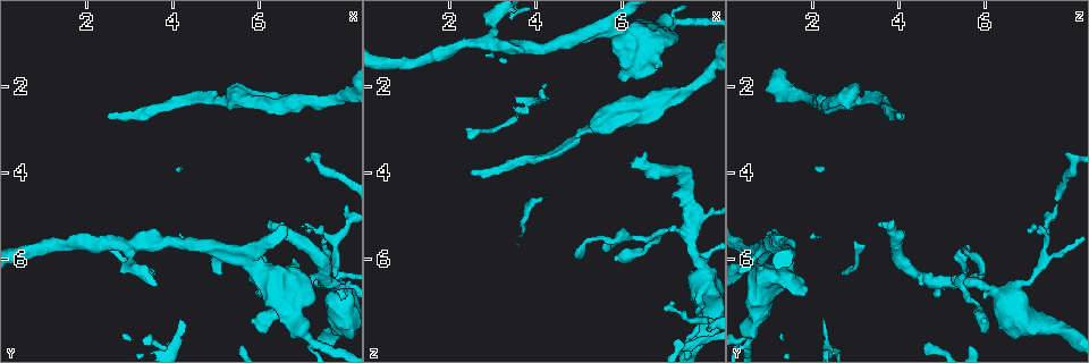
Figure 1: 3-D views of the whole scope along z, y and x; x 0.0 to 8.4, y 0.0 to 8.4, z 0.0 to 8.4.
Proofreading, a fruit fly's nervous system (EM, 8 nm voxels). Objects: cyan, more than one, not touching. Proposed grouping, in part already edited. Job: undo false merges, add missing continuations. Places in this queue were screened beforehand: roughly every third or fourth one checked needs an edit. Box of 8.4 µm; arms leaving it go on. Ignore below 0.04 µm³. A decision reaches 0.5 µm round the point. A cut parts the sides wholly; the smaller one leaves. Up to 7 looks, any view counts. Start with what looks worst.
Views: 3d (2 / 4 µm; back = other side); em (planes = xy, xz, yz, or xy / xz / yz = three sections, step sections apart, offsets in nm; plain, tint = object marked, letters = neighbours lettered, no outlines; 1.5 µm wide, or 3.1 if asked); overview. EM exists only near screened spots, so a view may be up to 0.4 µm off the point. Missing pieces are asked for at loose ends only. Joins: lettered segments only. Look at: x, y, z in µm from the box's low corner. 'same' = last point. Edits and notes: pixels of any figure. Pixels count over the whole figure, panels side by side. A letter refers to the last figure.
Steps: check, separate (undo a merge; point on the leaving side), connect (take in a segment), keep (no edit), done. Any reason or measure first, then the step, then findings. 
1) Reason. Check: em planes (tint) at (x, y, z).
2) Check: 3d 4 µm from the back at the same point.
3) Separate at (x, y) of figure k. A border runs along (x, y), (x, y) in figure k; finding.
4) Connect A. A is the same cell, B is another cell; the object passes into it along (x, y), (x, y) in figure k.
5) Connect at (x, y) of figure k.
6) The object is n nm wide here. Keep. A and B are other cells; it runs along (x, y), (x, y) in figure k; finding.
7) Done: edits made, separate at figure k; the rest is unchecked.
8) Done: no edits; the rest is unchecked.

Branch stops here. Check: 3d 4 µm at (6.60, 6.40, 1.75).

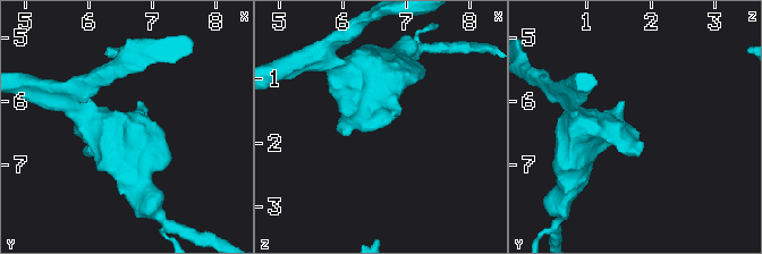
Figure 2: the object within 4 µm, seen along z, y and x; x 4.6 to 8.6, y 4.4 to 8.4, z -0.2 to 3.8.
Now the EM. Check: em xy step 4 (letters) at (6.55, 6.45, 1.70).

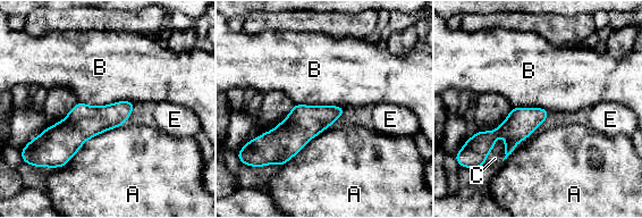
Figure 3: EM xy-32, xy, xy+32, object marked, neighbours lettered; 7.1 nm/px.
Check: em planes (letters) at the same point.

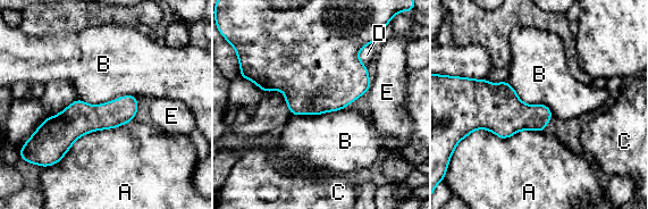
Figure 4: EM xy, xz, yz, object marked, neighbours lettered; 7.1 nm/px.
Keep. A, B, C, D and E are other cells; none of them fits.

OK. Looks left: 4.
Small branch off a trunk. Check: em planes (letters) at (7.90, 6.80, 6.25).

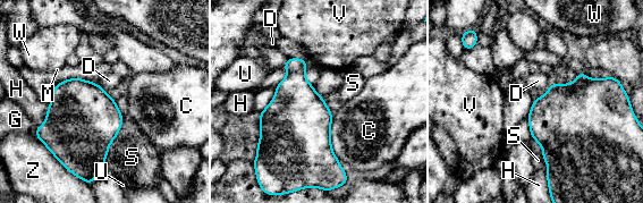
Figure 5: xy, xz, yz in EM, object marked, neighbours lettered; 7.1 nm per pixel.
Keep. C, D, G, H, M, S, U, V, W and Z are other cells; a border runs along (96, 82), (106, 92) in figure 5; all the same neuron.

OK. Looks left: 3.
An open end. Check: em planes (tint) at (6.95, 5.30, 7.20).

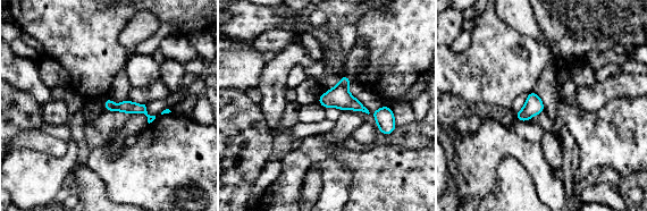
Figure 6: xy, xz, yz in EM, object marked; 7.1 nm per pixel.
See the neighbours. Check: em planes (letters) at the same point.

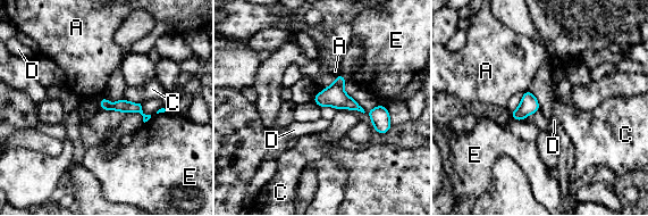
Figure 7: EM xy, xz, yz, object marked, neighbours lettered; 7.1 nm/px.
The object is 80 nm wide here. Keep. A, C, D and E are other cells; a border runs along (528, 89), (523, 92) in figure 7; none of them fits.

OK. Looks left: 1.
Done: no edits; the rest is unchecked.

